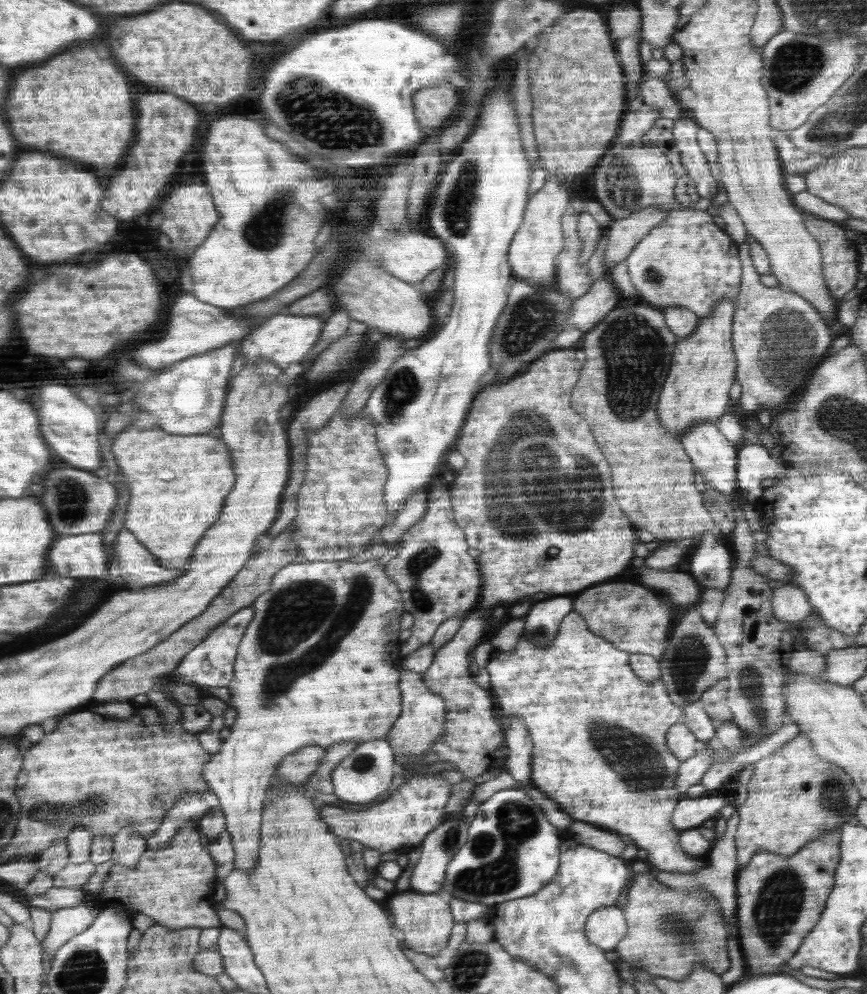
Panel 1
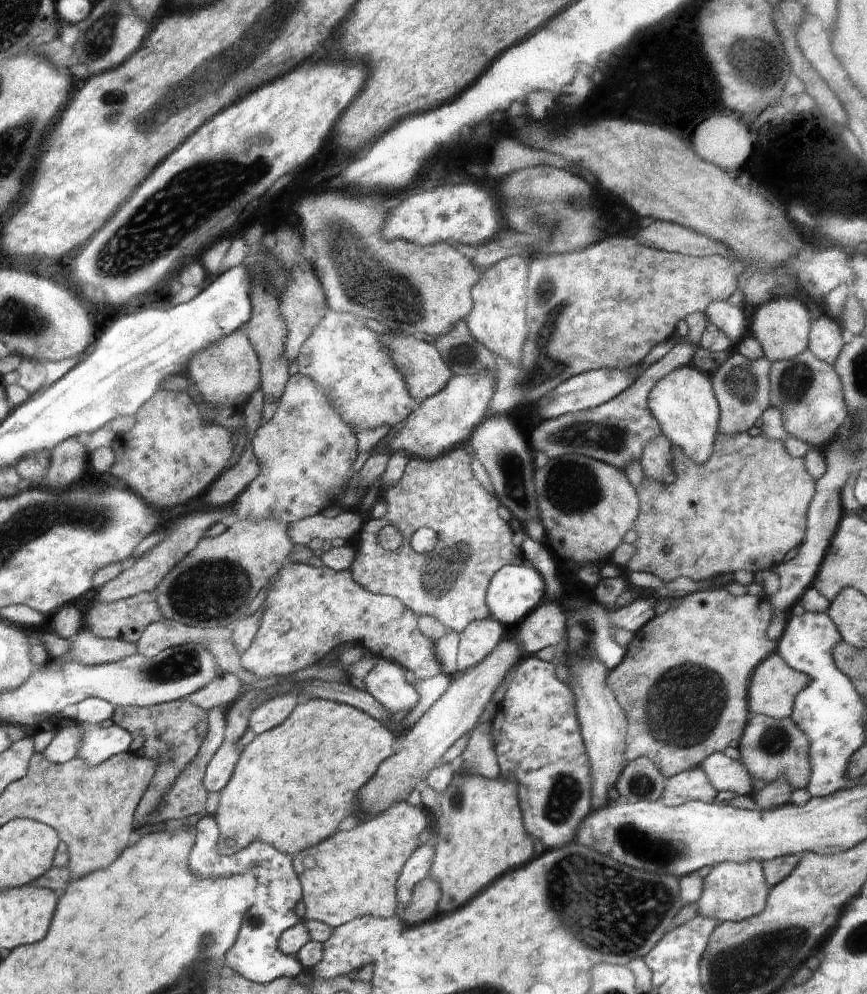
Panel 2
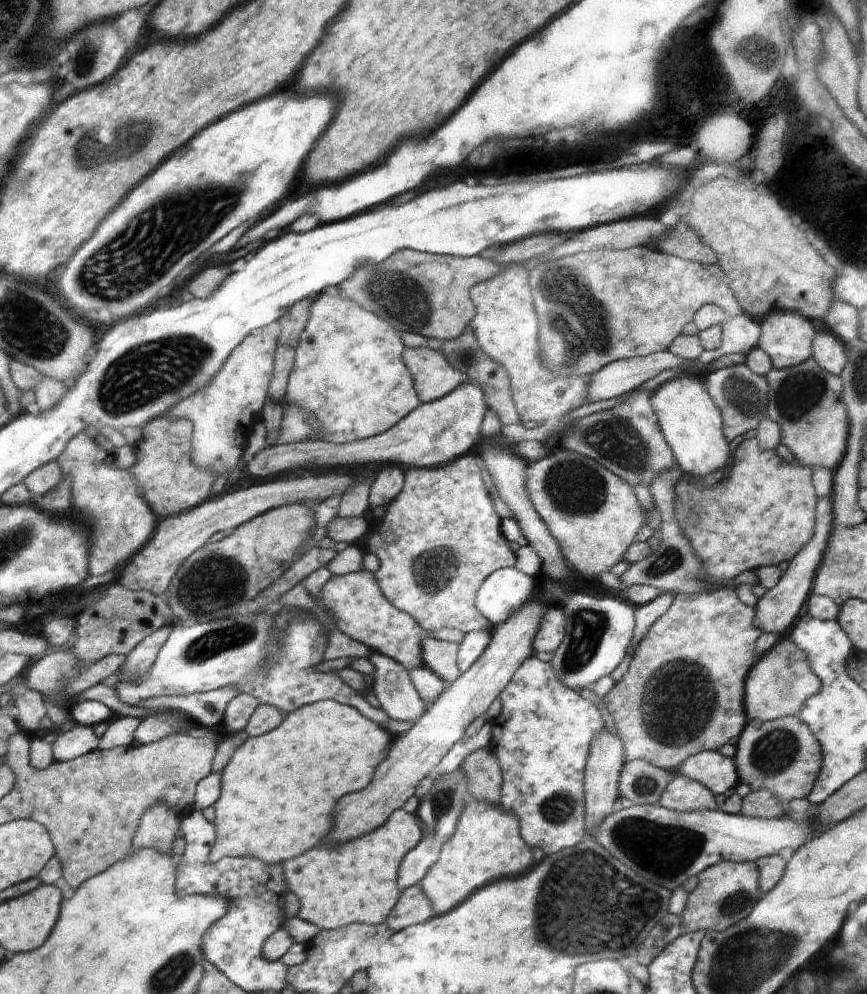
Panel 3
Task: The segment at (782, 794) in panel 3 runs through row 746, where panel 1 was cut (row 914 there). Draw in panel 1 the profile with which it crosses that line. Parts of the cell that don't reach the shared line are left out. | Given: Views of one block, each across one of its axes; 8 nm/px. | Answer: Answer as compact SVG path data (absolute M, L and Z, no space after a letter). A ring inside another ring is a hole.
M834 830L830 834L822 835L817 839L814 839L811 843L802 846L802 848L794 854L785 857L781 854L776 854L770 851L759 850L757 853L753 854L752 861L750 861L746 866L740 867L737 870L736 875L736 890L737 890L737 908L736 908L736 918L739 930L739 940L740 946L743 950L744 961L745 961L745 976L757 977L762 975L769 975L780 971L780 968L784 963L787 963L795 955L797 950L800 948L802 941L808 936L810 932L817 926L817 922L821 918L823 910L827 905L829 894L831 890L834 889L835 884L835 873L840 865L841 860L841 830Z

